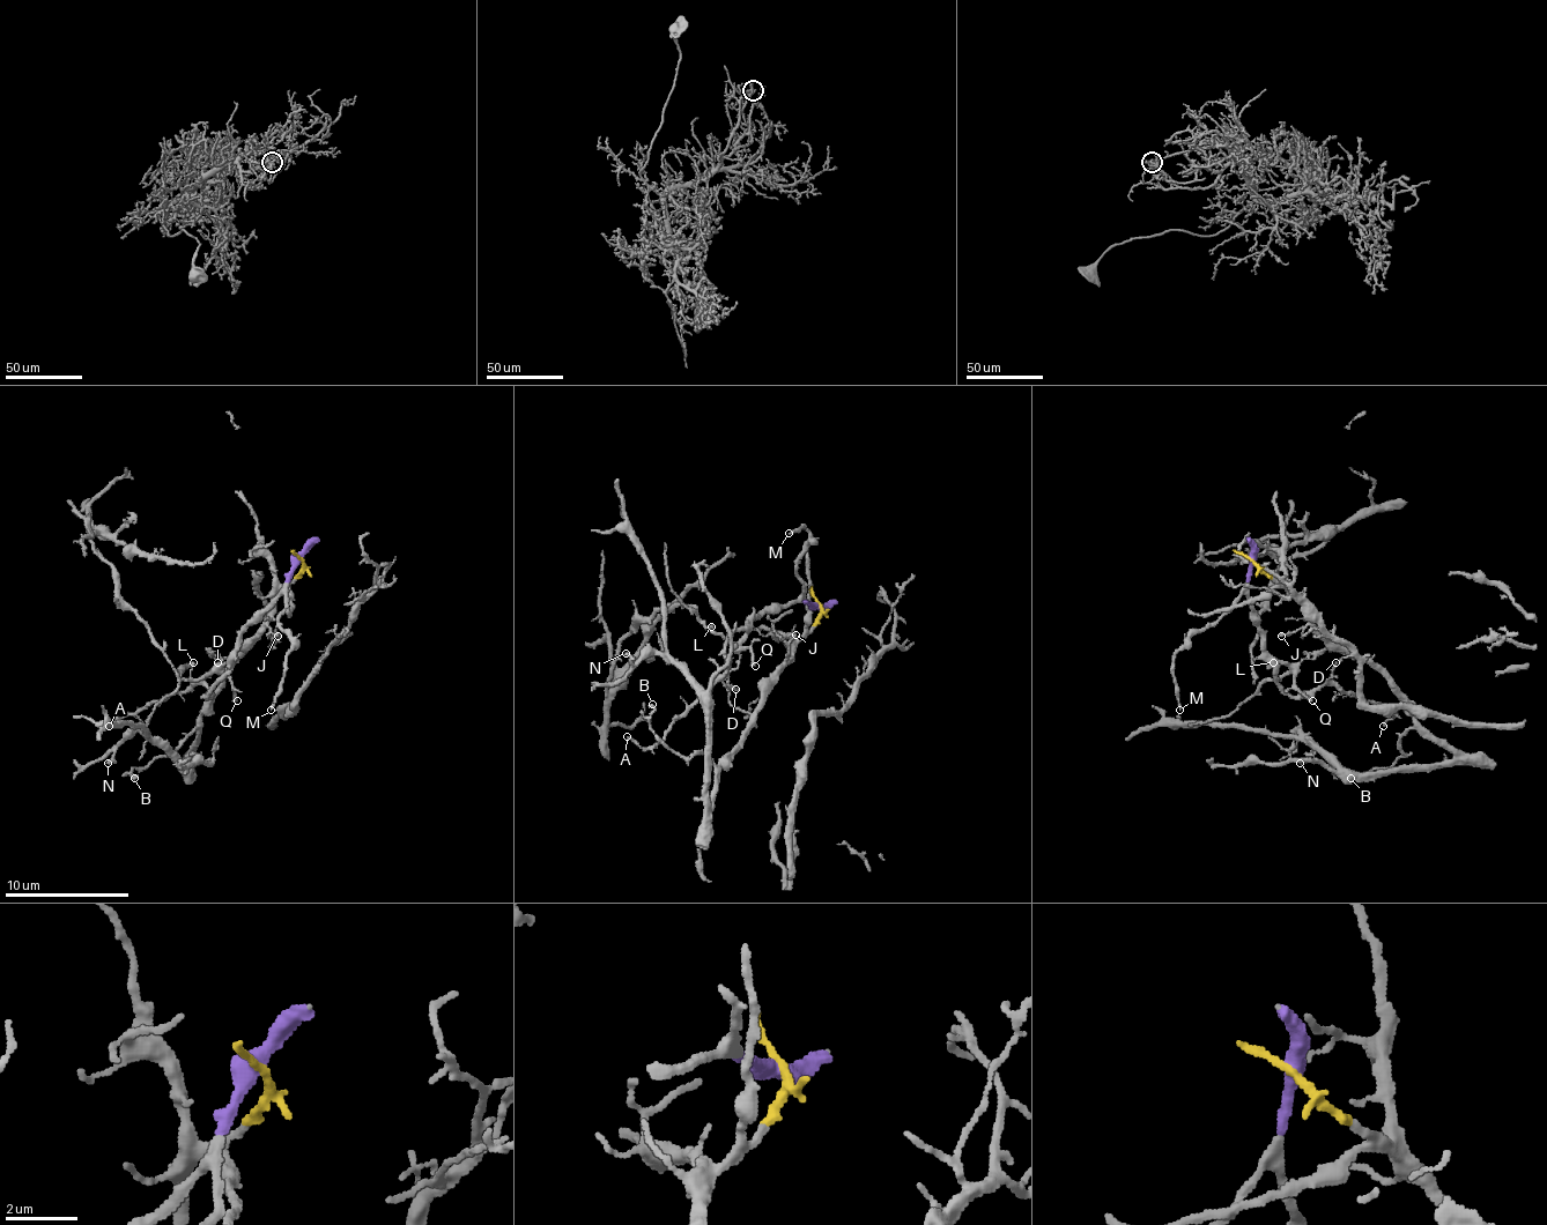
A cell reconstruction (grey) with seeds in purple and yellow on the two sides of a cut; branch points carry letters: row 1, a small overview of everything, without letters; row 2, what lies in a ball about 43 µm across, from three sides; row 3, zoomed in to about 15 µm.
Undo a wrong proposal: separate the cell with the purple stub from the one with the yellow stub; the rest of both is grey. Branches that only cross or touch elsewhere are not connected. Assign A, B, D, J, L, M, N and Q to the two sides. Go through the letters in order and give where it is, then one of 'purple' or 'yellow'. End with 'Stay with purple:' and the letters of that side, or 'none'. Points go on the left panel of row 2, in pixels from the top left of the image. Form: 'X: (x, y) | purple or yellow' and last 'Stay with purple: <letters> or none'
A: (109, 726) | purple
B: (134, 778) | yellow
D: (217, 662) | purple
J: (278, 636) | yellow
L: (193, 662) | purple
M: (271, 710) | purple
N: (108, 763) | yellow
Q: (237, 700) | purple
Stay with purple: A, D, L, M, Q

